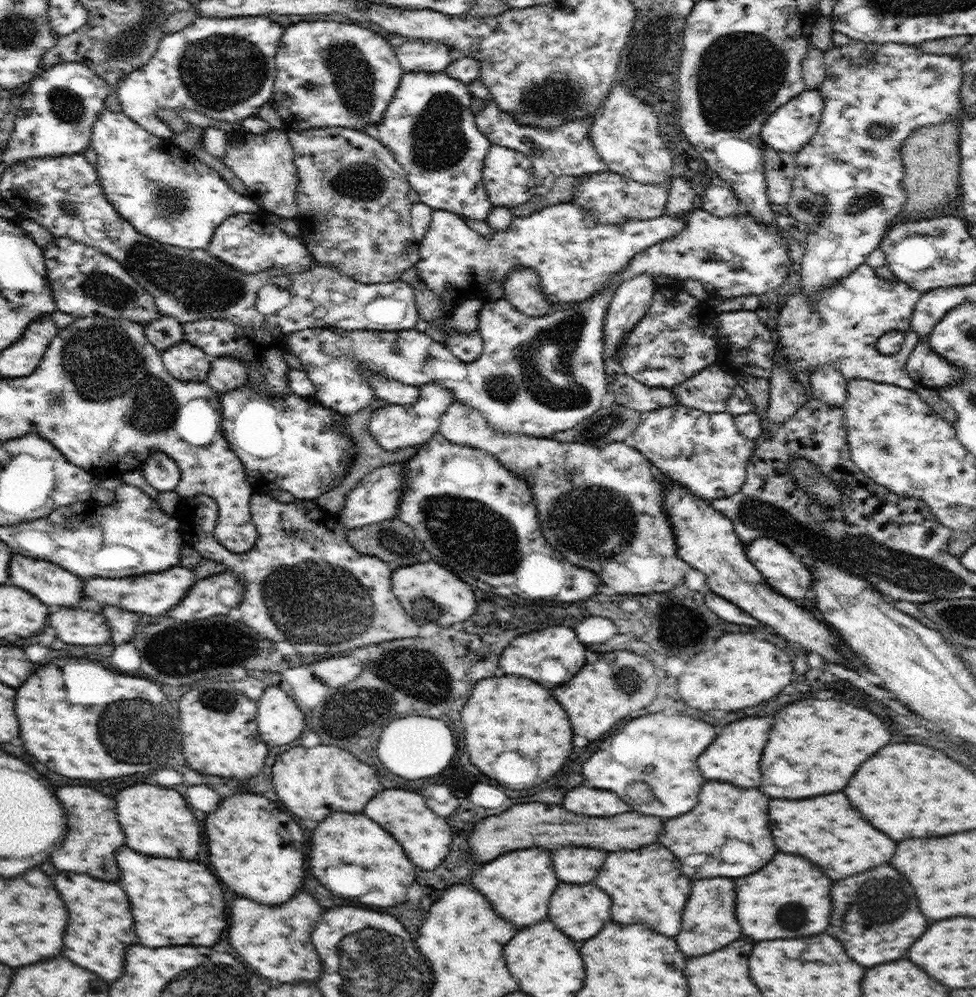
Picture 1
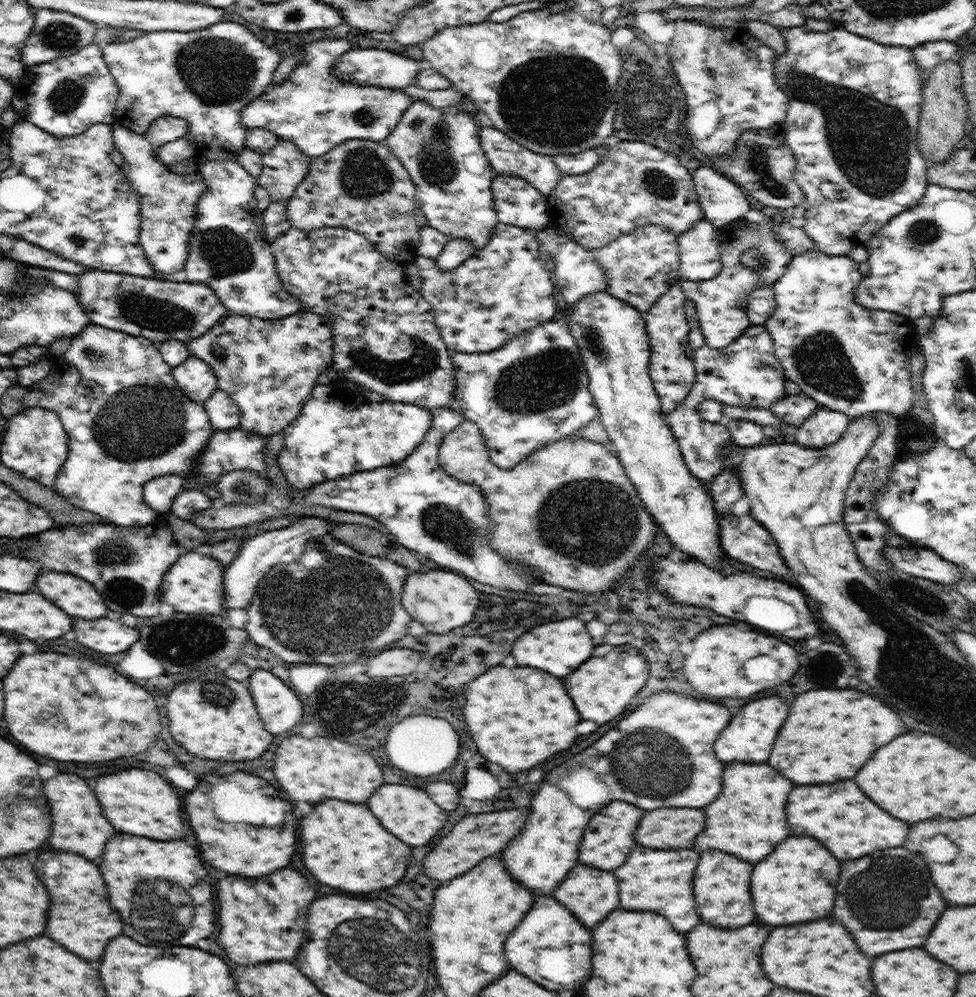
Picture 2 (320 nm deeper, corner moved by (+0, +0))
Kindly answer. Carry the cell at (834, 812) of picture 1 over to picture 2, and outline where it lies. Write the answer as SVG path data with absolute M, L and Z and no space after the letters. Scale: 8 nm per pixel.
M854 780L820 786L798 786L790 792L786 814L792 834L814 836L838 860L856 860L880 848L902 846L908 836L908 824L872 804L872 800L868 800Z

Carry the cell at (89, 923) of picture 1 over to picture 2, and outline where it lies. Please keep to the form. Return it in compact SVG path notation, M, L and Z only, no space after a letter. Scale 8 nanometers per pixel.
M42 852L34 862L38 878L44 882L50 894L50 910L46 936L66 946L70 952L76 952L84 960L98 960L104 954L110 938L122 934L122 920L108 900L106 884L96 864L84 856L70 852Z

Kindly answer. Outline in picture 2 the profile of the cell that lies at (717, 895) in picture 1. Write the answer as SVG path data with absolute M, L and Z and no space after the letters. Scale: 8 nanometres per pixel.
M720 850L704 852L694 874L694 896L700 918L708 924L716 924L722 928L738 928L750 924L756 918L750 898L750 876L752 876L750 862L744 862Z

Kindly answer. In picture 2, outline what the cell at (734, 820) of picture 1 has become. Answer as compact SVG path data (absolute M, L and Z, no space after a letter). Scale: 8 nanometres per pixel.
M732 761L724 768L722 794L704 808L708 824L696 838L696 844L704 850L724 850L752 864L764 860L792 832L786 820L784 804L790 790L792 782L768 764L740 764Z

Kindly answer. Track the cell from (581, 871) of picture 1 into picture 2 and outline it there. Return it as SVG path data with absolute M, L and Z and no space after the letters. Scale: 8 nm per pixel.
M626 802L608 804L602 812L598 812L590 820L588 828L584 830L584 838L580 844L580 862L594 866L594 868L600 868L600 870L620 868L626 862L630 850L636 846L634 832L638 828L638 822L642 820L642 816L644 816L644 810L640 810L632 804L626 804Z

